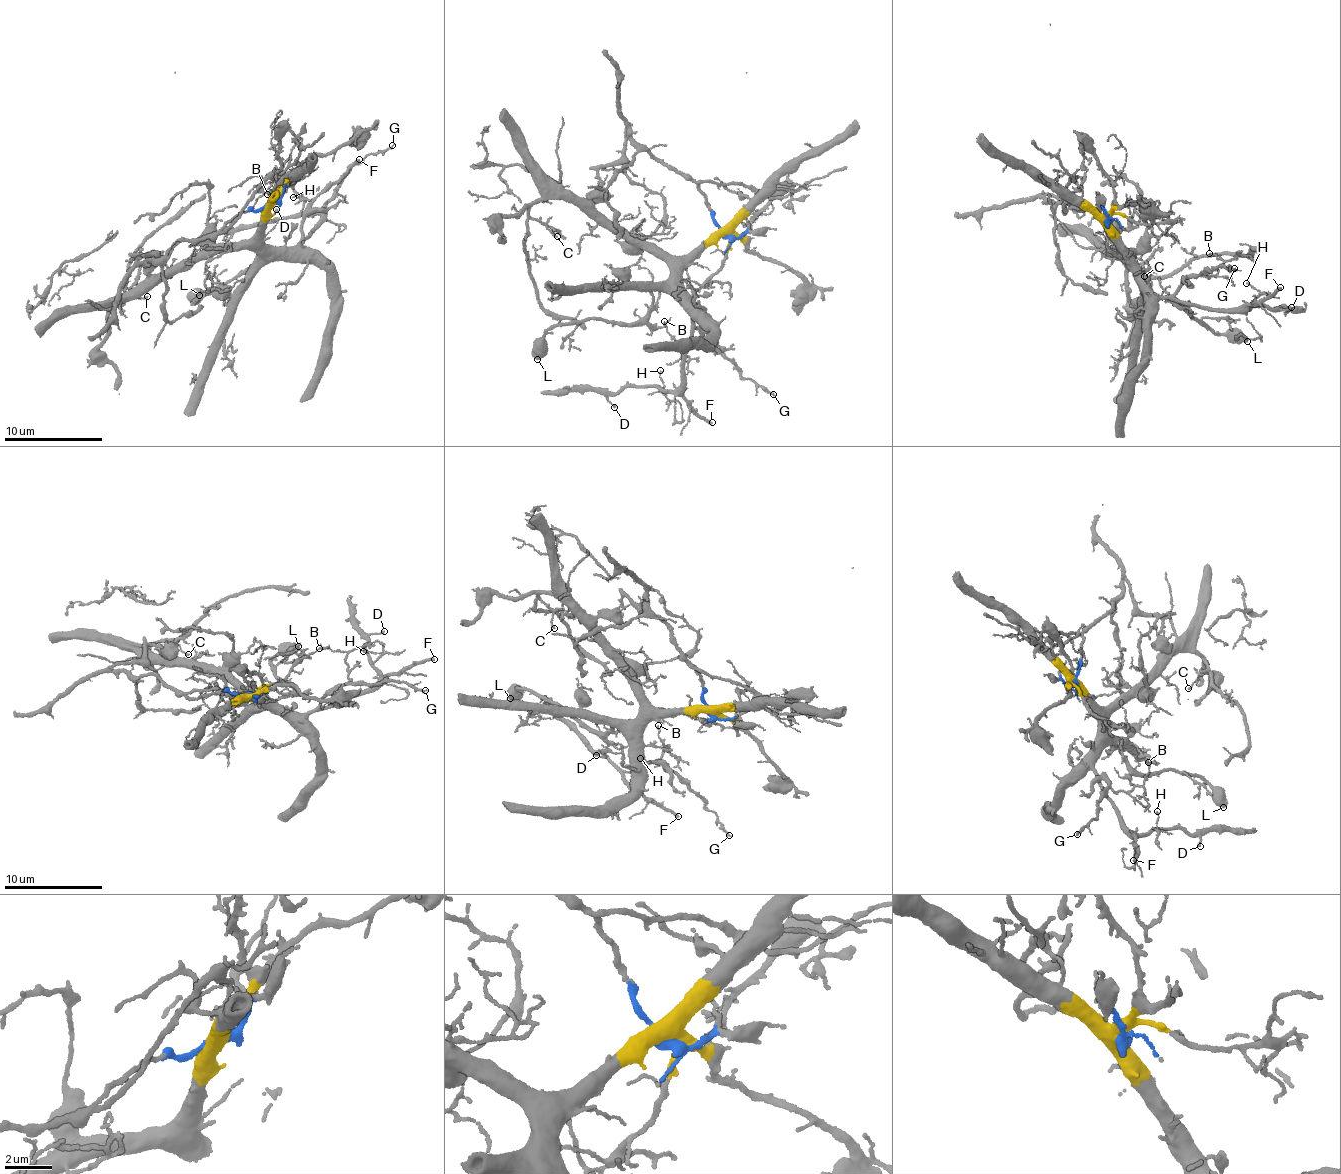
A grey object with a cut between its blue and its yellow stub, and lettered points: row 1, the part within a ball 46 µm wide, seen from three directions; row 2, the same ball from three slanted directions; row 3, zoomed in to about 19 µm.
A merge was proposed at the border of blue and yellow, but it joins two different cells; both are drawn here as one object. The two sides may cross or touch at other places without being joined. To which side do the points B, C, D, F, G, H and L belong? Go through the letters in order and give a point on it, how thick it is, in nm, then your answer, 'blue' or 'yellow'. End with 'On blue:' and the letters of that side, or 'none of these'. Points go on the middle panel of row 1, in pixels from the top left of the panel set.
B: at (664, 321); 130 nm thick; yellow
C: at (557, 236); 130 nm thick; yellow
D: at (614, 407); 140 nm thick; yellow
F: at (712, 422); 200 nm thick; yellow
G: at (773, 394); 160 nm thick; yellow
H: at (660, 370); 80 nm thick; yellow
L: at (537, 359); 600 nm thick; yellow
On blue: none of these

